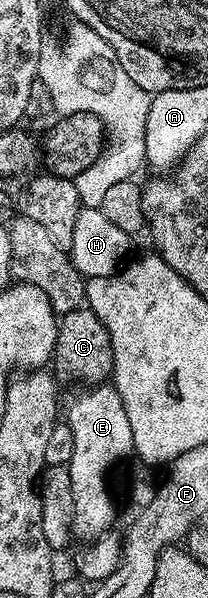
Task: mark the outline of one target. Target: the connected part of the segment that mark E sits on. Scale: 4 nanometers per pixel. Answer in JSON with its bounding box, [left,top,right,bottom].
[66,383,133,539]

